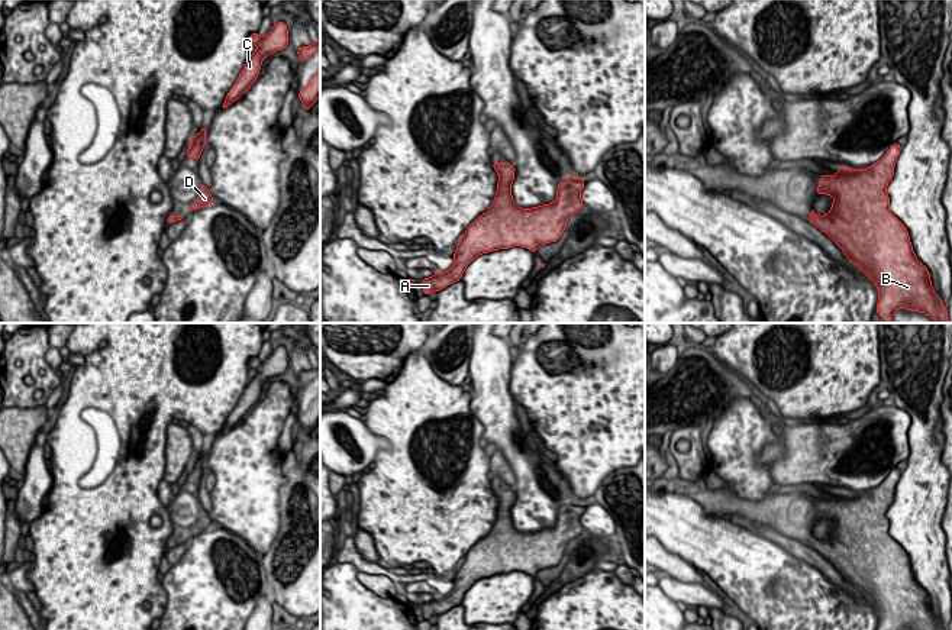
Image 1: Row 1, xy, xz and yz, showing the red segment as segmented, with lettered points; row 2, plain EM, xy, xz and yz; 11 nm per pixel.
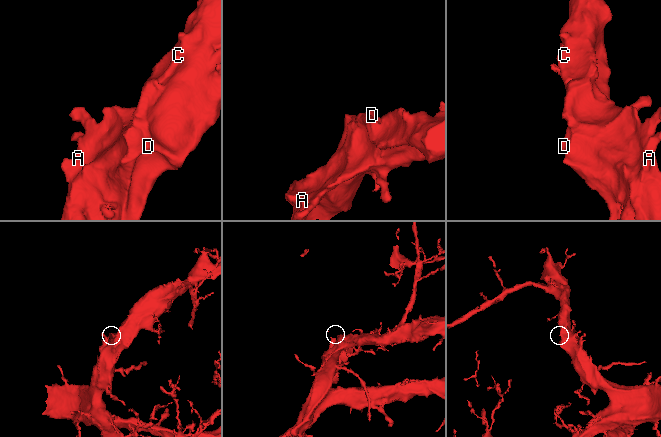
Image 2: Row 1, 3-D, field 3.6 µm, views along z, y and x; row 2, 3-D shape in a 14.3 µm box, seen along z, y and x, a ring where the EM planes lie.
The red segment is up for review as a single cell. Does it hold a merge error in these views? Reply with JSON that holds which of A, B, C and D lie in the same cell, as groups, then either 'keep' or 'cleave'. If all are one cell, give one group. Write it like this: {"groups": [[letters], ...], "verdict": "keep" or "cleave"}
{"groups": [["A", "B", "C", "D"]], "verdict": "keep"}

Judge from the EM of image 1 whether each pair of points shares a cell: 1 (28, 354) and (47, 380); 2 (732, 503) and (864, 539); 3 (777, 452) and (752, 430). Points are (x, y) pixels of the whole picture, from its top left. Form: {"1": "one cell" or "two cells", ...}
{"1": "one cell", "2": "one cell", "3": "two cells"}

